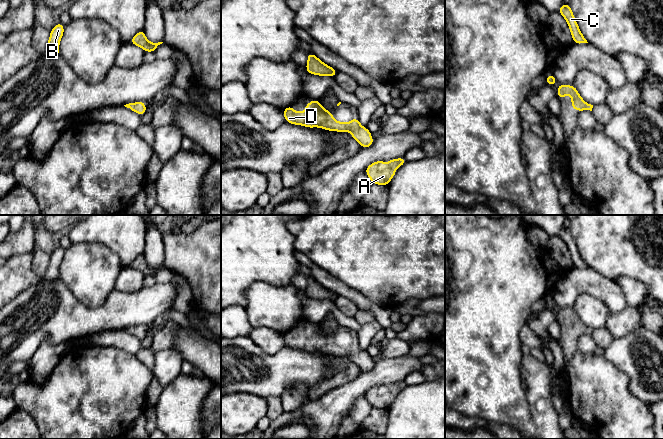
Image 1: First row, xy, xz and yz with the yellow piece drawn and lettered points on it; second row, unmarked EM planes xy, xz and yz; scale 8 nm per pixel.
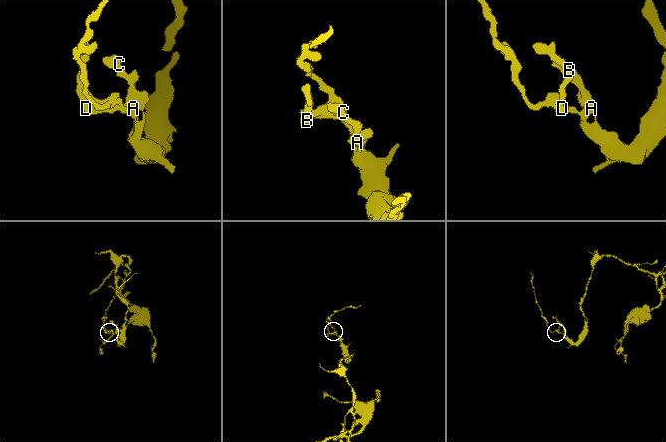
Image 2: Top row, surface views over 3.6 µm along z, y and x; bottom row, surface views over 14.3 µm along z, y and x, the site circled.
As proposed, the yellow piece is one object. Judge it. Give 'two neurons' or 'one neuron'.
one neuron

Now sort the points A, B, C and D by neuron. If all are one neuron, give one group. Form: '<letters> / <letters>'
A B C D

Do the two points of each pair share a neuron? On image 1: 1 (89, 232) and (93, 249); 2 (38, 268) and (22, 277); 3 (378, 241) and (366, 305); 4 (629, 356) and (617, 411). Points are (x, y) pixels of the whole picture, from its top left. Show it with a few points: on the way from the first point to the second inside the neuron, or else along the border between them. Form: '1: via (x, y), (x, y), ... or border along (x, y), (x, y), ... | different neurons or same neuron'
1: border along (73, 241), (99, 242), (113, 250) | different neurons
2: border along (32, 252), (32, 269), (42, 279) | different neurons
3: border along (347, 285), (365, 296), (382, 303) | different neurons
4: border along (605, 360), (627, 376), (628, 387), (634, 395) | different neurons

